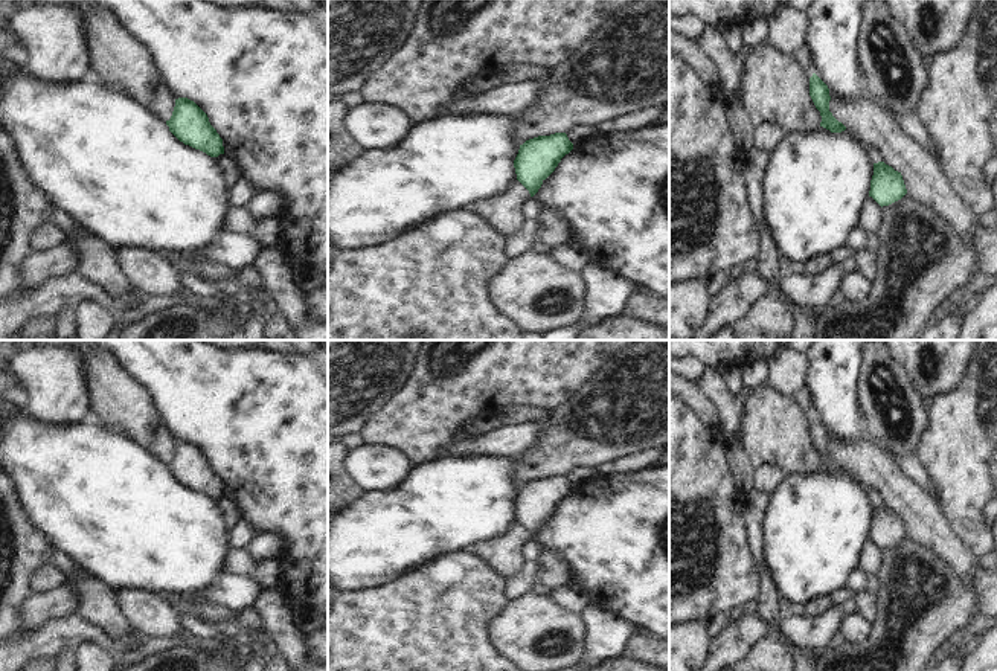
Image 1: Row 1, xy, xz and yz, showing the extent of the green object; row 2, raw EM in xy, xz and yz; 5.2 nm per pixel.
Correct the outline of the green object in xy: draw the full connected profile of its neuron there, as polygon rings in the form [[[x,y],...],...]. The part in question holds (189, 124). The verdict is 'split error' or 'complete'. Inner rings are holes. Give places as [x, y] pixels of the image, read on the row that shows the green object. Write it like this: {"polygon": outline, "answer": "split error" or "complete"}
{"polygon": [[[175,99],[169,120],[169,131],[184,145],[206,152],[210,157],[224,154],[223,139],[210,125],[207,114],[191,99]]], "answer": "complete"}

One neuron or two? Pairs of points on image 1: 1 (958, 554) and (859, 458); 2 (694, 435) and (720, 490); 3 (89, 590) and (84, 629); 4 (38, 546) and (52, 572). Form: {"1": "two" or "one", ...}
{"1": "one", "2": "one", "3": "two", "4": "two"}

